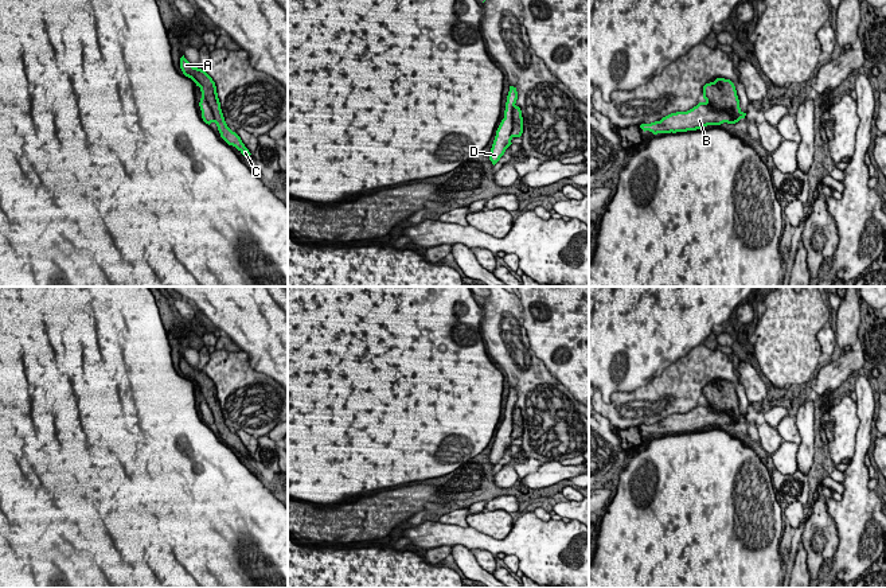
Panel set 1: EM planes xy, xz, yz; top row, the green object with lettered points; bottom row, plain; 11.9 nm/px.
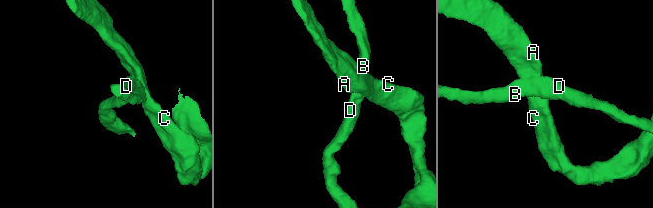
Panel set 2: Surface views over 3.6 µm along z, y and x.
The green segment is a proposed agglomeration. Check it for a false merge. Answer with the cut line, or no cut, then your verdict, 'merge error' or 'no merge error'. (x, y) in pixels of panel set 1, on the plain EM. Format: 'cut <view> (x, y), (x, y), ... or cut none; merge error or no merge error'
cut yz (706, 402), (715, 411), (726, 411), (738, 421); merge error

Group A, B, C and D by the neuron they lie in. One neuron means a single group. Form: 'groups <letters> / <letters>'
groups A C / B D

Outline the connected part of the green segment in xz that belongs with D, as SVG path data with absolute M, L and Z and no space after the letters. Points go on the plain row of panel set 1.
M510 388L507 397L504 420L501 421L496 437L489 453L489 462L495 467L500 459L504 456L506 451L512 445L512 413L518 401L516 389Z

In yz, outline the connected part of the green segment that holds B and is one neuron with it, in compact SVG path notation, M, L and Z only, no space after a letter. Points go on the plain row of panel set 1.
M699 404L687 413L676 413L663 418L660 422L641 425L640 429L653 436L676 435L703 431L707 427L733 425L735 422L731 413L715 412L709 404Z

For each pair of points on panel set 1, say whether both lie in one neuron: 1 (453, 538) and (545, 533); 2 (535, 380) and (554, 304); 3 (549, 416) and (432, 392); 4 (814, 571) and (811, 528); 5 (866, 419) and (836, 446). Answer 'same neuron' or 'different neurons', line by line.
1: same neuron
2: different neurons
3: different neurons
4: same neuron
5: different neurons

